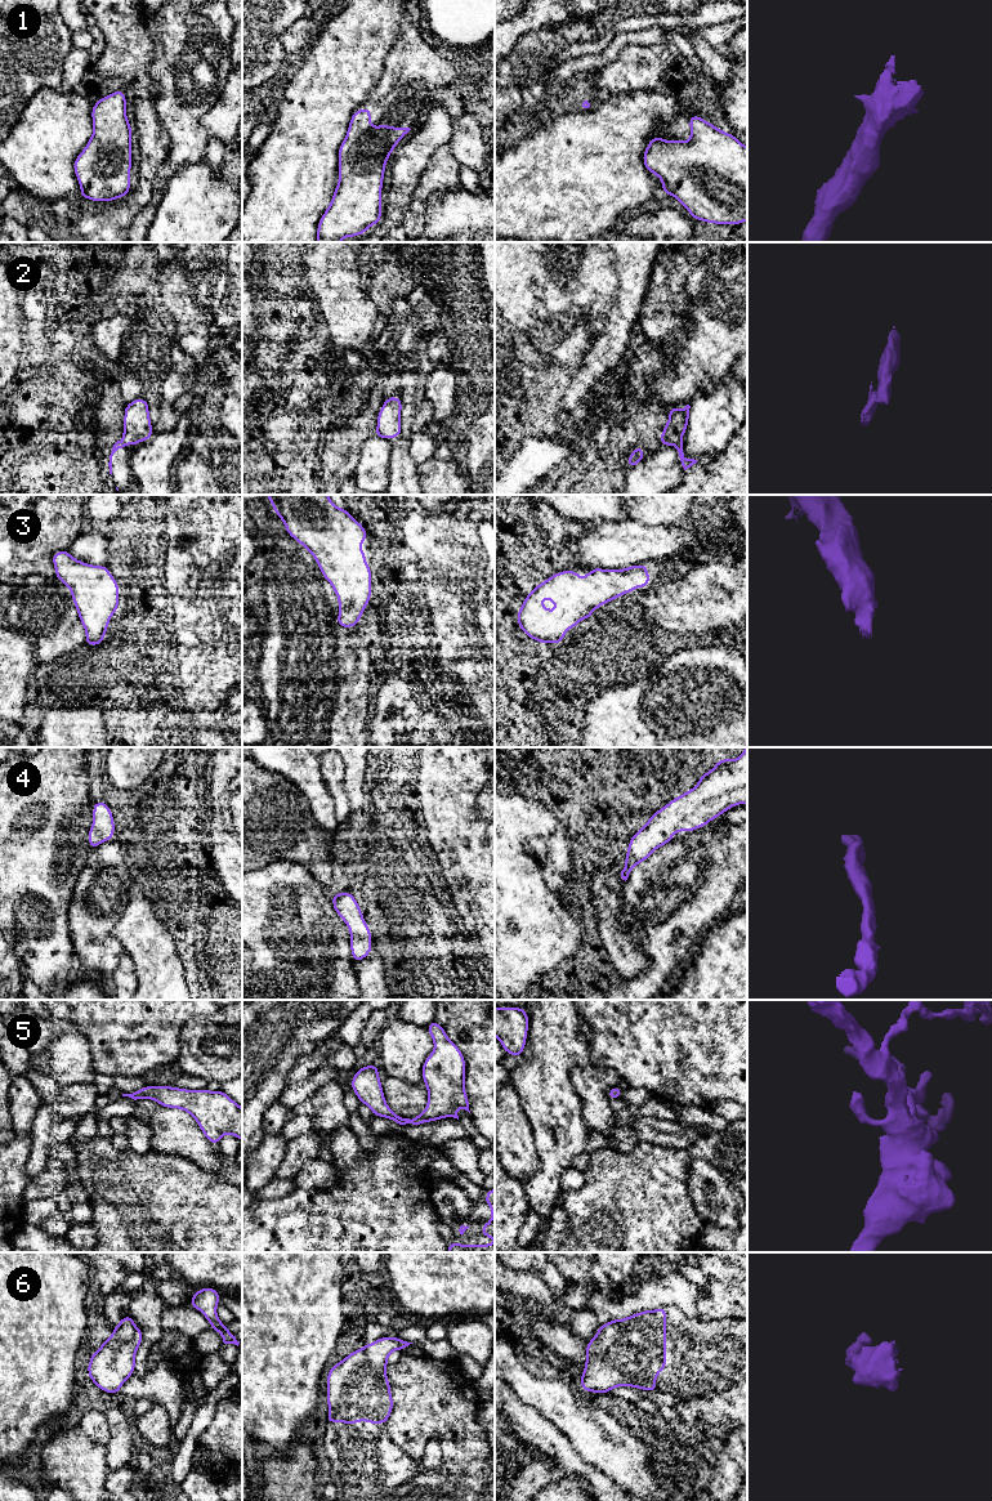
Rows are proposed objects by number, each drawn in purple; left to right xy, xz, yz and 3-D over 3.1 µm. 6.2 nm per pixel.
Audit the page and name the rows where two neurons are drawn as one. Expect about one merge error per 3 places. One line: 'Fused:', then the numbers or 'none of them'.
Fused: 2

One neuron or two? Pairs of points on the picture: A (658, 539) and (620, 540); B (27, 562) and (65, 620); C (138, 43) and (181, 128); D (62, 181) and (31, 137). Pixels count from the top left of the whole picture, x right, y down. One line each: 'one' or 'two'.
A: one
B: two
C: two
D: one

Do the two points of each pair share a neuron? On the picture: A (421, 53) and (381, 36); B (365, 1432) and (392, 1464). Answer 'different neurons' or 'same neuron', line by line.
A: different neurons
B: same neuron

